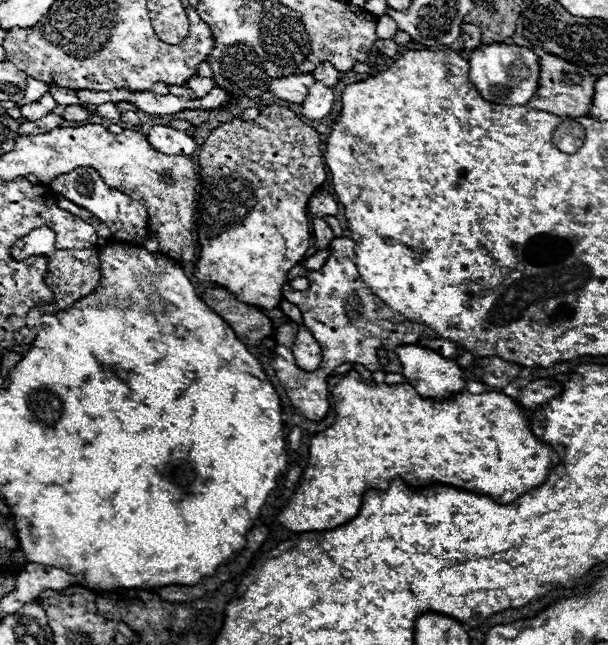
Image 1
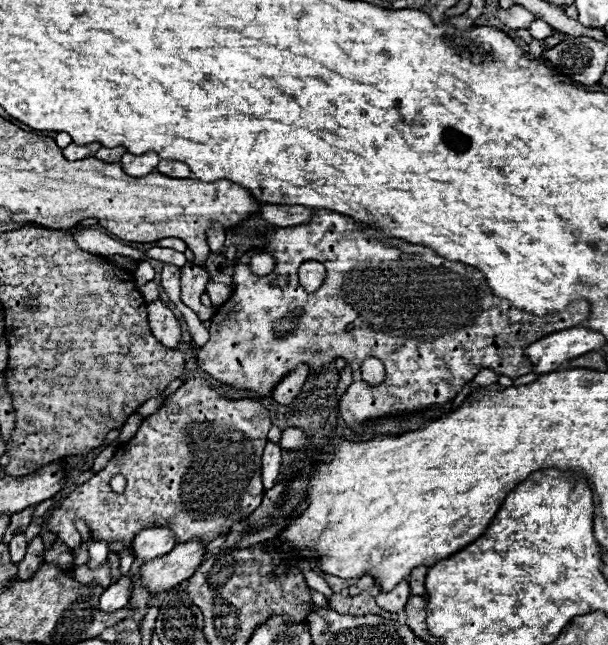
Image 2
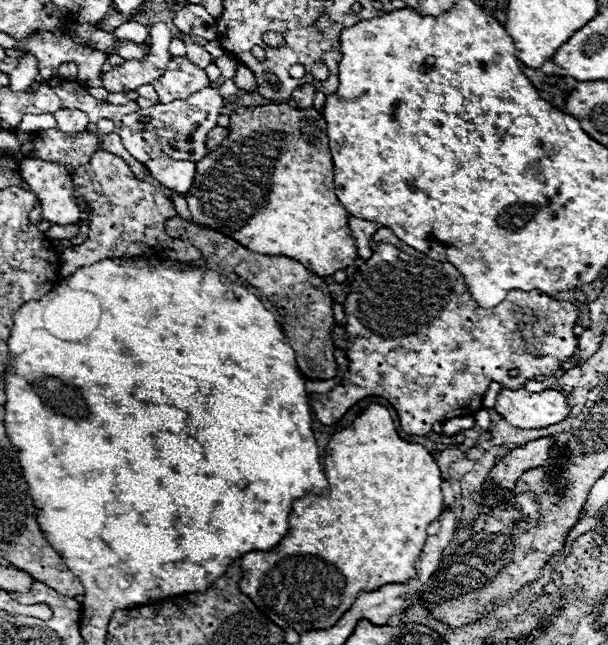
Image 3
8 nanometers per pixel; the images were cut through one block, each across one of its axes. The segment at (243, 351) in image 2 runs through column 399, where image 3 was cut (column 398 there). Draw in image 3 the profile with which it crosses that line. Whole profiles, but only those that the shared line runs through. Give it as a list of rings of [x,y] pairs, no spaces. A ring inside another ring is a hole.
[[[388,228],[376,232],[372,240],[372,256],[366,262],[360,262],[352,292],[344,300],[344,314],[346,332],[336,332],[336,346],[344,348],[348,354],[348,372],[328,394],[310,394],[310,406],[322,424],[334,424],[366,396],[382,396],[396,408],[400,426],[406,434],[424,436],[432,432],[434,422],[478,412],[482,408],[482,394],[492,382],[518,390],[534,376],[554,376],[562,362],[574,356],[578,346],[574,336],[578,308],[572,302],[554,300],[540,290],[532,290],[508,292],[508,298],[496,308],[480,308],[472,300],[462,274],[452,264],[436,262],[426,254],[420,254],[398,240]],[[542,319],[554,320],[556,330],[552,336],[532,338],[532,334],[520,334]],[[510,370],[518,370],[518,378],[510,378]]]

